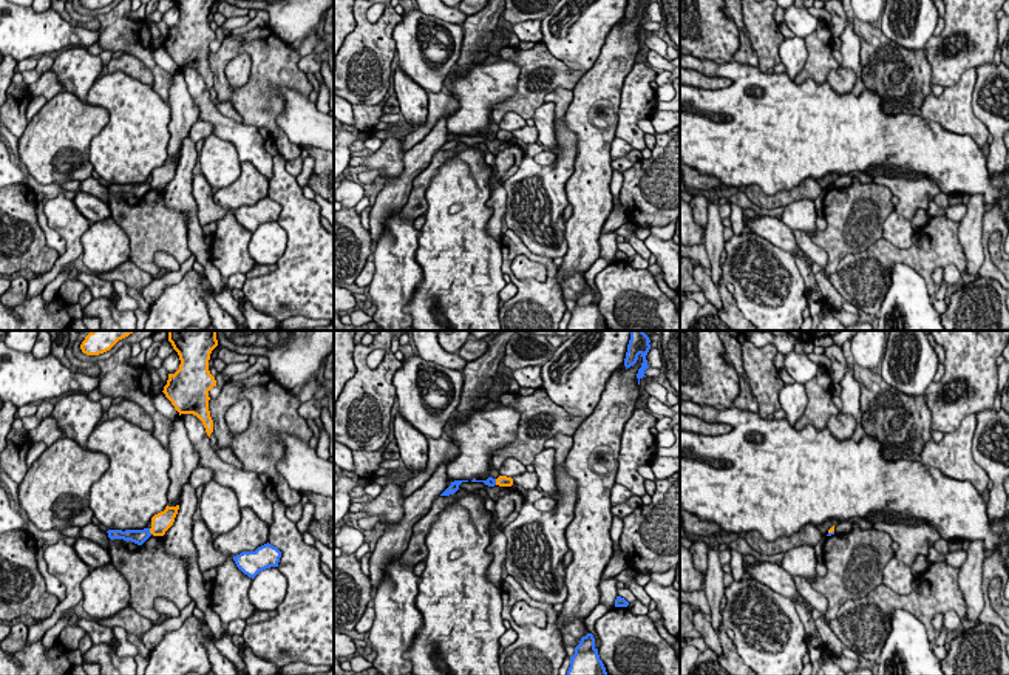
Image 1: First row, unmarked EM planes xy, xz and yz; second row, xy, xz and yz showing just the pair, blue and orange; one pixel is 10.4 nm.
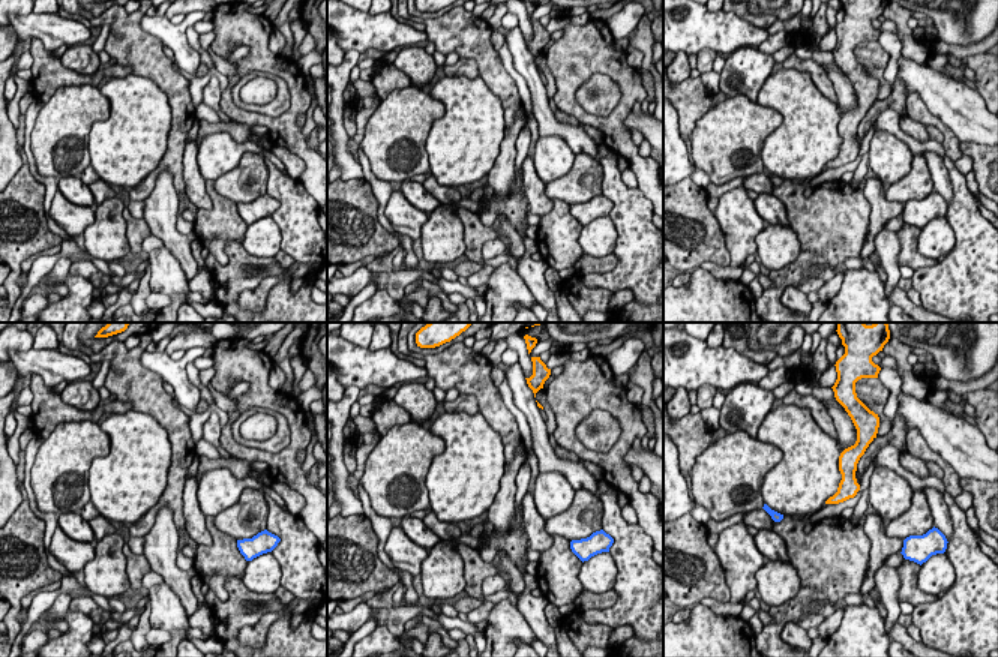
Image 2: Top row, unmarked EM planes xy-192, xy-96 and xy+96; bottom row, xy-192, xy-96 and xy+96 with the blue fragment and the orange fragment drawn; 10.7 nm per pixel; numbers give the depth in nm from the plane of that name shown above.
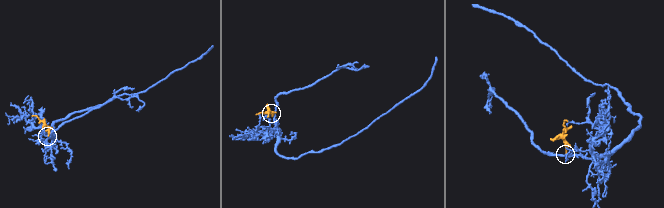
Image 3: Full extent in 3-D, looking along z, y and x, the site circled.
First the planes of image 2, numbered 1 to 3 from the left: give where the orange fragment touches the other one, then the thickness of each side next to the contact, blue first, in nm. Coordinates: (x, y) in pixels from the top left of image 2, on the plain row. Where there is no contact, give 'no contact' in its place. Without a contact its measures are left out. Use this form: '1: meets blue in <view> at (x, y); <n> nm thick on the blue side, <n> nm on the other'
1: no contact
2: no contact
3: no contact

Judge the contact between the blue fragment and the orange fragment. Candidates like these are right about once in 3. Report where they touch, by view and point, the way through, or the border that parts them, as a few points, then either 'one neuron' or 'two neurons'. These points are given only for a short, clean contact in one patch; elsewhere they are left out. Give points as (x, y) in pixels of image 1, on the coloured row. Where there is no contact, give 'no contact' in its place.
xy (149, 532) | along xy (149, 529), (152, 533) | two neurons

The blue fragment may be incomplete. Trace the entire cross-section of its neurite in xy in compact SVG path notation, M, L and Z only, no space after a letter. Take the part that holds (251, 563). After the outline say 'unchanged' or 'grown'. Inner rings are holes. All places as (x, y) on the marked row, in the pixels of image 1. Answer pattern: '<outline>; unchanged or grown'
M267 542L255 551L243 551L233 556L233 561L244 575L253 579L260 572L278 567L280 558L281 551Z; unchanged

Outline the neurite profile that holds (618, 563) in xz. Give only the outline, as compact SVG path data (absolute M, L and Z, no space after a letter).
M613 550L610 561L607 562L607 565L603 572L603 579L615 578L627 567L629 565L627 565L626 555L621 550L620 551Z

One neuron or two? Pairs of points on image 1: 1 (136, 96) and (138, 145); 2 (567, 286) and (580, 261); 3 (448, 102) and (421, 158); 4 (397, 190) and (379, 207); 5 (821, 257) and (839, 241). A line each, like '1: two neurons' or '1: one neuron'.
1: one neuron
2: two neurons
3: two neurons
4: one neuron
5: two neurons

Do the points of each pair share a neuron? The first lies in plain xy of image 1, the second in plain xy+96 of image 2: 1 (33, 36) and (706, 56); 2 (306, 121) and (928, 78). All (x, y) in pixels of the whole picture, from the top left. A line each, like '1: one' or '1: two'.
1: two
2: one

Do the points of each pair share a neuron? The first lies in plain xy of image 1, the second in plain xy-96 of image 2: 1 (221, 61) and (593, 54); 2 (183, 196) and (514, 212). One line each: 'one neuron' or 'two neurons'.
1: one neuron
2: one neuron

